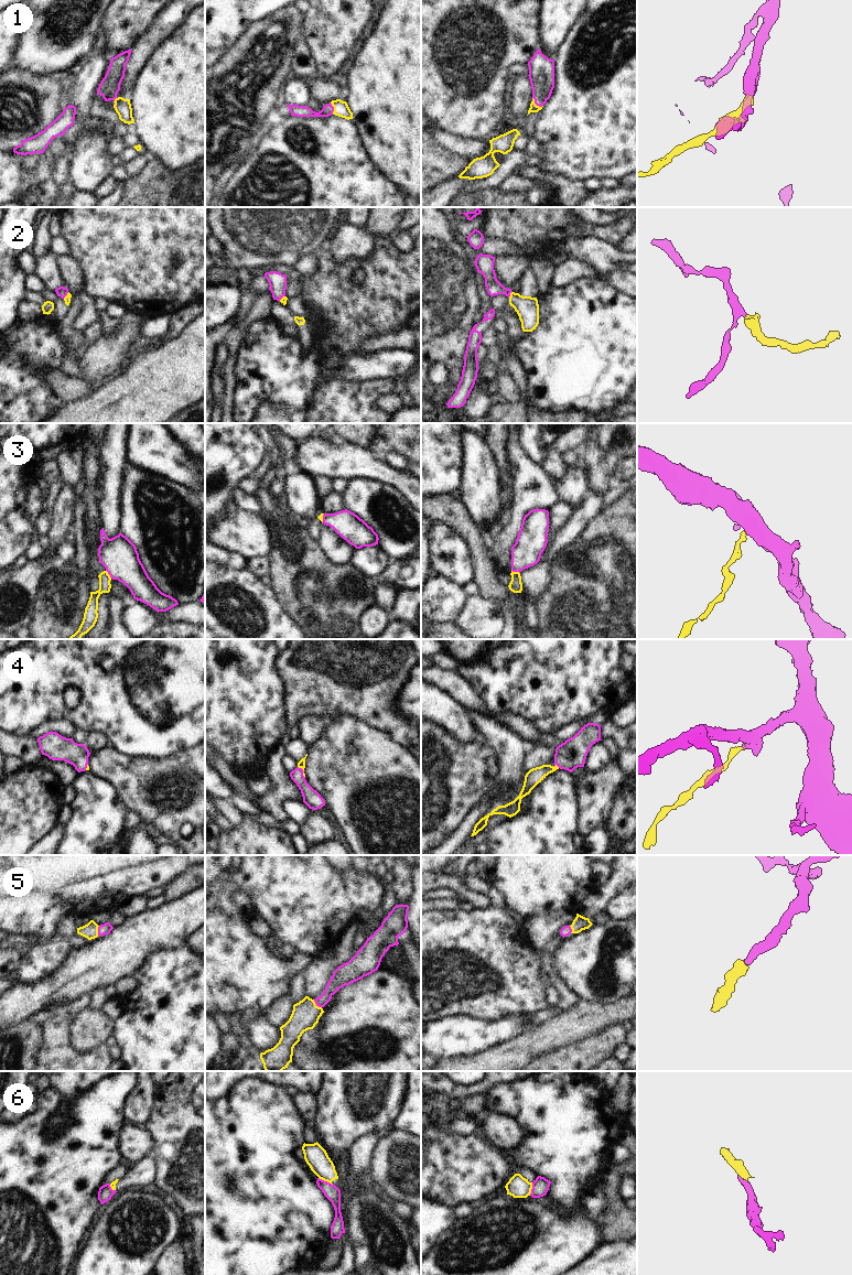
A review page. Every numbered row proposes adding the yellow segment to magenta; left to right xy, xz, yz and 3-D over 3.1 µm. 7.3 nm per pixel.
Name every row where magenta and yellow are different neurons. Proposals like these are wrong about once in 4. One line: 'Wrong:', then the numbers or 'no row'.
Wrong: 3, 6

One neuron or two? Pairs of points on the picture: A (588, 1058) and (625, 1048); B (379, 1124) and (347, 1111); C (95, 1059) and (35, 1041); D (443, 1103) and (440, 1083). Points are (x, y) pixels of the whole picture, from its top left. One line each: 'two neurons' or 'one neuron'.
A: two neurons
B: one neuron
C: two neurons
D: two neurons

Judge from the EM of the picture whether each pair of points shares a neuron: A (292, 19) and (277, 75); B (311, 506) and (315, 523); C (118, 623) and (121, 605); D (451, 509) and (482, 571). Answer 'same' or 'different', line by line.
A: same
B: different
C: same
D: same

